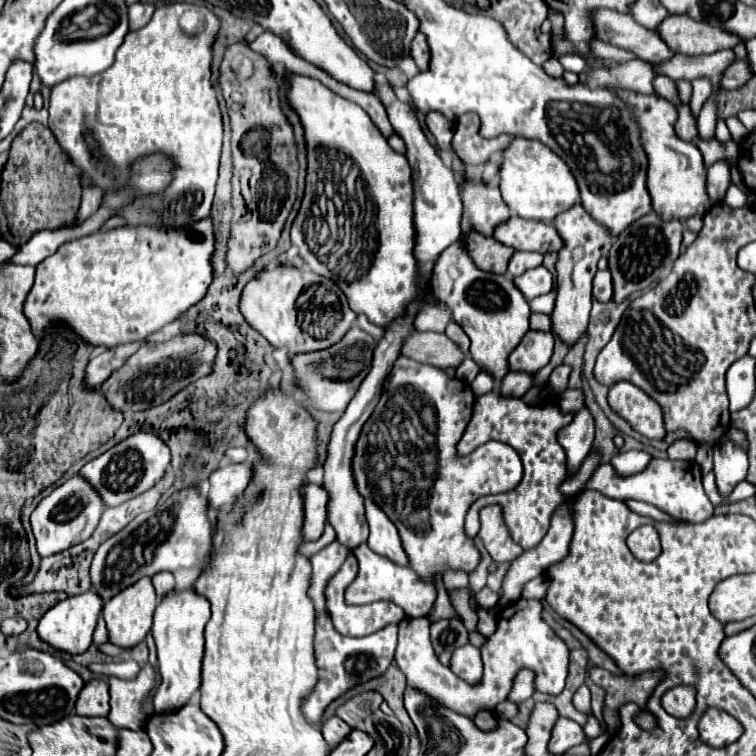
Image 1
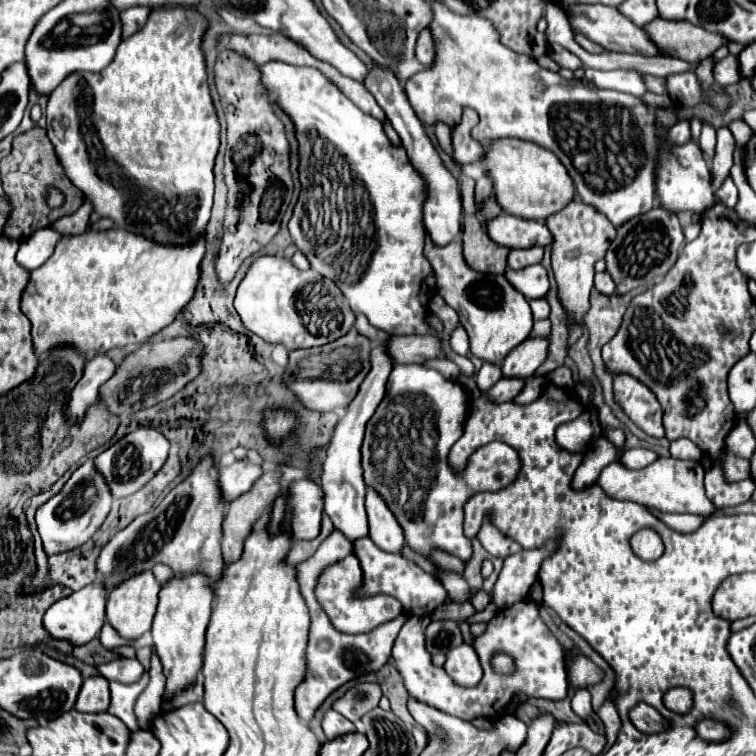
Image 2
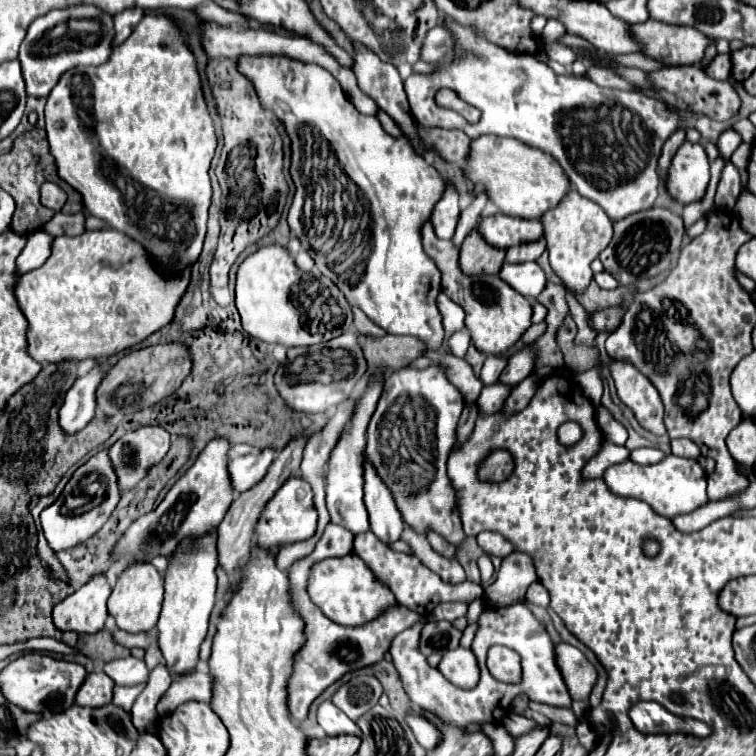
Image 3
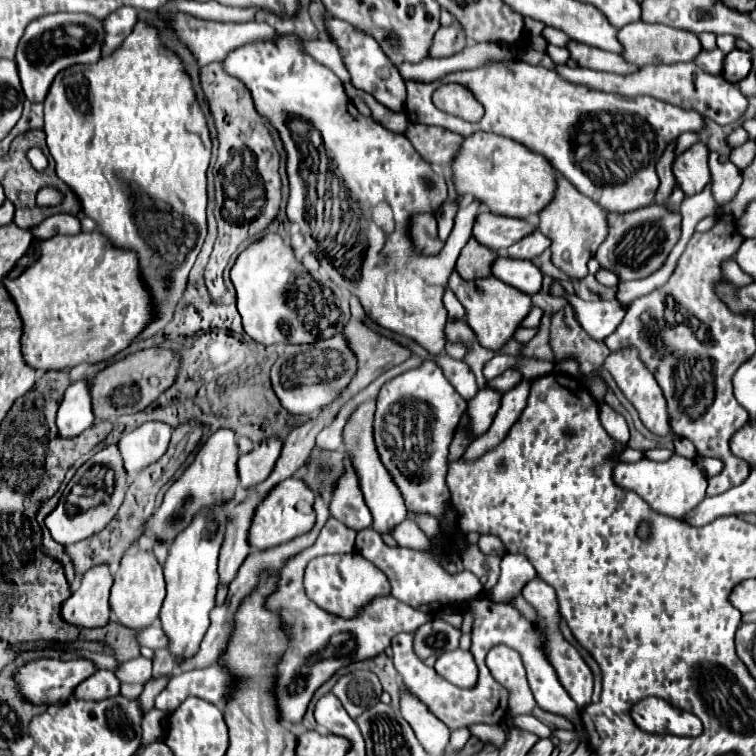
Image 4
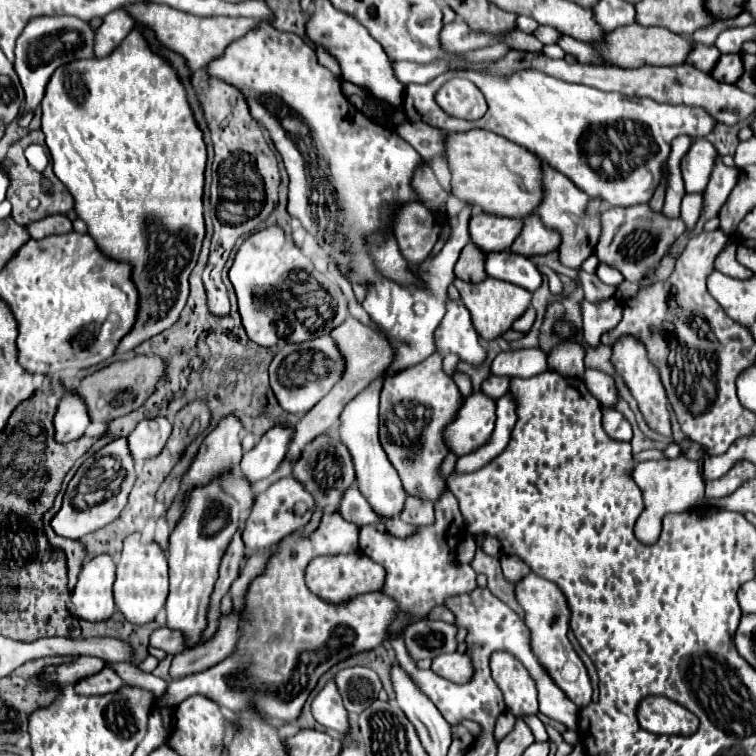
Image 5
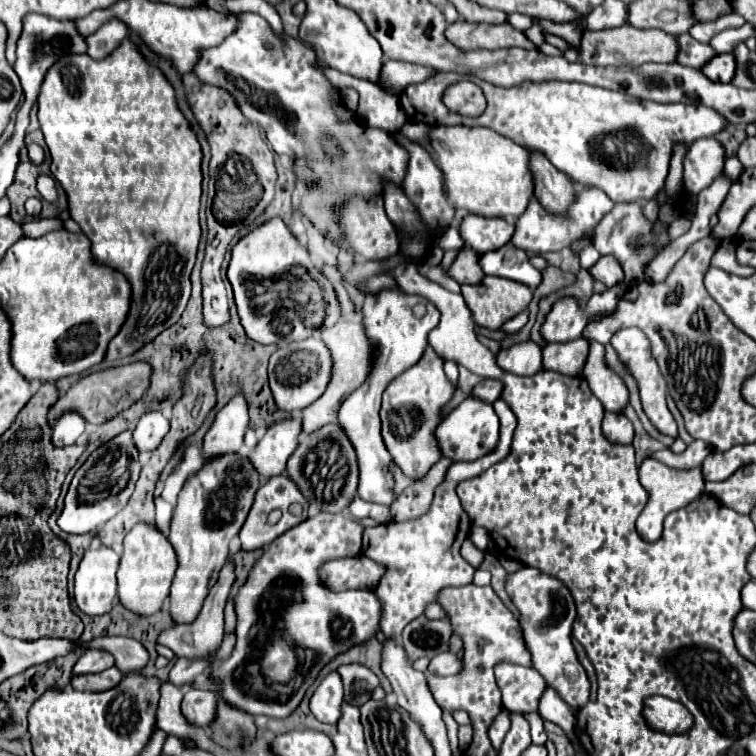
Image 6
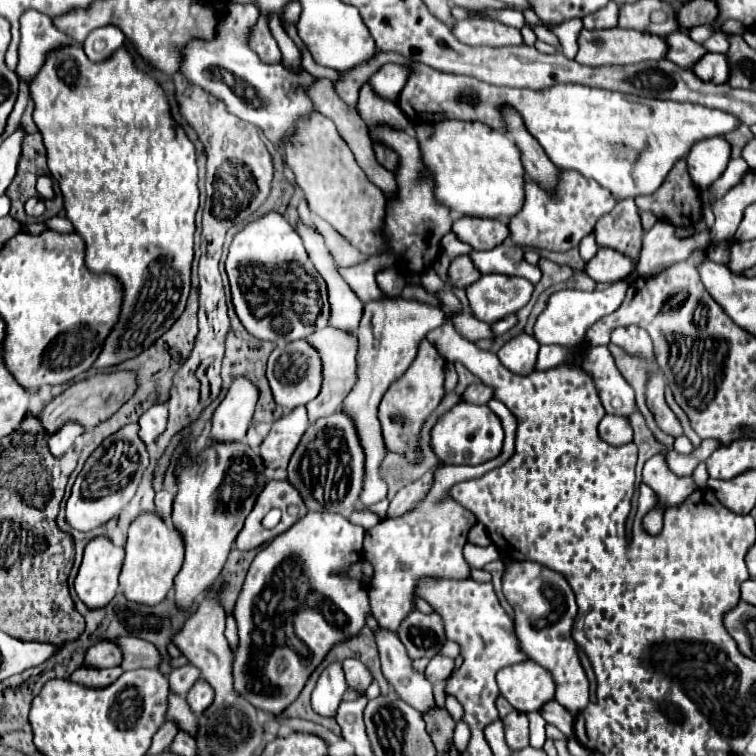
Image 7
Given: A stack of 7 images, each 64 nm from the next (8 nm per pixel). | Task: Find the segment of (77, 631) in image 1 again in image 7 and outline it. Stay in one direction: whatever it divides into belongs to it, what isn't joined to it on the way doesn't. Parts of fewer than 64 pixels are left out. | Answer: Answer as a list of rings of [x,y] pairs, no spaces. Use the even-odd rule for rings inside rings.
[[[104,536],[88,542],[78,576],[74,580],[74,590],[90,610],[108,606],[108,602],[116,596],[122,558],[124,548],[114,546]]]

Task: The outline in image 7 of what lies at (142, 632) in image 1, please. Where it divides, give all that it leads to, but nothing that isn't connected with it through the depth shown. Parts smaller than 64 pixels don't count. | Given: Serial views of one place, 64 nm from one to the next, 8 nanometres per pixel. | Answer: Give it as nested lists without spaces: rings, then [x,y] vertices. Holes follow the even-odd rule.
[[[154,512],[140,514],[128,530],[126,540],[126,558],[120,572],[120,586],[124,590],[126,600],[142,604],[142,606],[156,606],[160,604],[172,588],[174,574],[178,574],[182,566],[182,540],[178,540],[178,532],[168,528],[162,518]]]

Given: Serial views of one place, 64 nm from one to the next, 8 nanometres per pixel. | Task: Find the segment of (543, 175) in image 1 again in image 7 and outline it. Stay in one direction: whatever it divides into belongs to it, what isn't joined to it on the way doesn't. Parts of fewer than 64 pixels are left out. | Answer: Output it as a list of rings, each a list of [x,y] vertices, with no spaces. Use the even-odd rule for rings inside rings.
[[[442,120],[438,124],[420,124],[416,126],[416,138],[422,146],[422,158],[438,182],[438,198],[450,206],[450,210],[462,212],[466,216],[482,218],[500,218],[510,220],[522,210],[524,202],[524,166],[520,160],[518,146],[502,132],[484,126],[482,122],[462,122],[462,120]]]

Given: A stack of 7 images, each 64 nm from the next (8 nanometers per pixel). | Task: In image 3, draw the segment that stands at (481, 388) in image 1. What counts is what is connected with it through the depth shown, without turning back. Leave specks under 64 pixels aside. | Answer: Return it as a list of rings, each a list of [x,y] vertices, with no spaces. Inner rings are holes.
[[[486,358],[484,362],[484,368],[480,372],[480,380],[484,386],[488,384],[496,384],[498,378],[500,378],[500,372],[504,370],[506,366],[506,358]]]

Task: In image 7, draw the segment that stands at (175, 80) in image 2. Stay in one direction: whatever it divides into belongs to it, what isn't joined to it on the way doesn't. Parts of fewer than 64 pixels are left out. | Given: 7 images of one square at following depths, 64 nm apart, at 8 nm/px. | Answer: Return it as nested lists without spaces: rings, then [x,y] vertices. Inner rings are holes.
[[[64,46],[58,48],[50,58],[46,58],[46,66],[42,66],[42,74],[34,78],[34,86],[30,86],[30,98],[34,100],[34,122],[38,130],[42,132],[44,146],[46,146],[46,156],[48,156],[48,168],[52,172],[52,178],[58,180],[62,196],[64,196],[64,208],[66,208],[66,218],[72,220],[76,232],[86,240],[86,266],[92,272],[108,272],[114,274],[122,280],[124,284],[124,302],[122,302],[122,312],[118,318],[118,324],[110,332],[110,336],[104,342],[102,354],[94,362],[94,368],[106,368],[120,364],[128,358],[134,358],[146,346],[154,344],[184,312],[188,294],[190,294],[190,268],[192,268],[192,258],[194,258],[194,232],[196,232],[196,210],[198,210],[198,166],[196,166],[196,148],[194,142],[188,138],[186,130],[182,124],[178,124],[172,118],[170,104],[166,98],[164,88],[160,82],[150,74],[144,72],[136,66],[134,56],[126,50],[126,46],[118,48],[106,62],[92,62],[84,54],[82,48],[78,46]]]

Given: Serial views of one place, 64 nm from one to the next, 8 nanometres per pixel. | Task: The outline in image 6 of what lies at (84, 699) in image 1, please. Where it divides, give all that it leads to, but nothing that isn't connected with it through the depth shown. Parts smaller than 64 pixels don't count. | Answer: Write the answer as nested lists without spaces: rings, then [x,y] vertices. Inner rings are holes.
[[[108,668],[100,674],[86,674],[86,676],[72,678],[72,686],[74,690],[80,692],[104,692],[118,686],[120,680],[122,680],[122,672],[118,668]]]

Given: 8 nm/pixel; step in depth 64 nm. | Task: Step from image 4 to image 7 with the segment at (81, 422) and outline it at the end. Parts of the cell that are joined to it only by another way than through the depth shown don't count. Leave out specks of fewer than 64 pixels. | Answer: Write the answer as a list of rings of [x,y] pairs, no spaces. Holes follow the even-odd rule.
[[[76,422],[64,424],[64,426],[62,426],[56,434],[52,434],[52,438],[48,440],[50,452],[52,452],[54,456],[62,456],[68,448],[74,446],[74,440],[76,440],[82,432],[84,432],[84,428],[82,428],[80,424],[76,424]]]

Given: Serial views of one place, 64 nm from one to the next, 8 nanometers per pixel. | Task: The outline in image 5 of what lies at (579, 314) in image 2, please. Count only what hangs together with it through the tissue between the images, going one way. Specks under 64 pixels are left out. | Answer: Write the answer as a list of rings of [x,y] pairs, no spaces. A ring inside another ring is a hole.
[[[548,164],[542,166],[546,170],[544,174],[544,182],[546,182],[546,198],[542,200],[542,206],[538,208],[538,216],[542,220],[542,224],[550,230],[558,230],[560,234],[560,246],[558,246],[558,260],[574,270],[580,270],[582,262],[594,254],[594,248],[598,244],[602,226],[600,226],[600,218],[598,216],[586,216],[586,208],[588,208],[588,194],[582,194],[582,190],[578,190],[564,174],[552,170]]]

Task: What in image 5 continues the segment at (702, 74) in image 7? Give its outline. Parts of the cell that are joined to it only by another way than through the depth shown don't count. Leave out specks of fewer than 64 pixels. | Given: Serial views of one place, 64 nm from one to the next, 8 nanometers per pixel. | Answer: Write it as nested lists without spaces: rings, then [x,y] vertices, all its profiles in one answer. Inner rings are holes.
[[[722,54],[712,74],[714,78],[720,78],[720,82],[736,84],[736,80],[742,76],[742,70],[744,70],[742,54]]]

